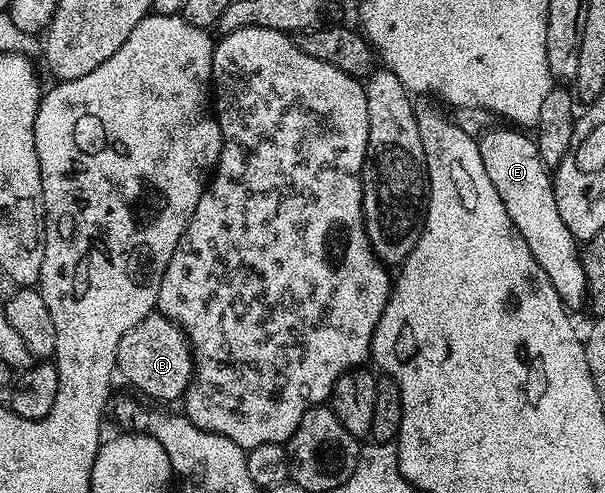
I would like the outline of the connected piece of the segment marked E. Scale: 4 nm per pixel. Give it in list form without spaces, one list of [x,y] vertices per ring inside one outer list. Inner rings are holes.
[[[493,127],[480,135],[477,146],[479,155],[483,155],[483,167],[487,167],[487,179],[499,191],[511,223],[523,235],[535,263],[543,267],[551,287],[561,296],[566,309],[586,308],[589,288],[587,275],[583,275],[581,249],[576,237],[571,235],[567,223],[559,216],[559,207],[555,207],[555,191],[550,170],[543,163],[537,150],[536,140],[528,132],[518,131],[513,127],[499,129]],[[517,132],[517,133],[516,133]]]

